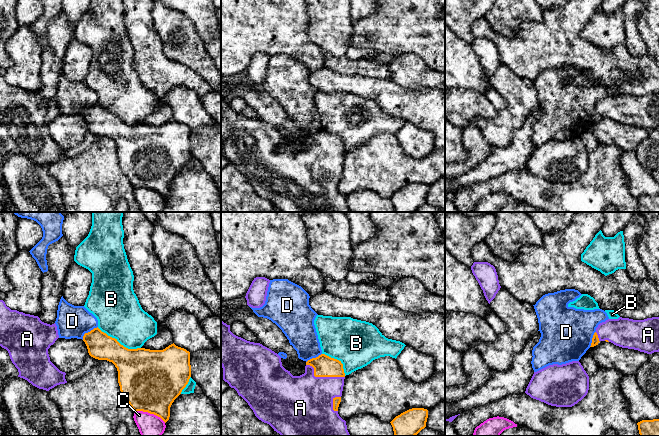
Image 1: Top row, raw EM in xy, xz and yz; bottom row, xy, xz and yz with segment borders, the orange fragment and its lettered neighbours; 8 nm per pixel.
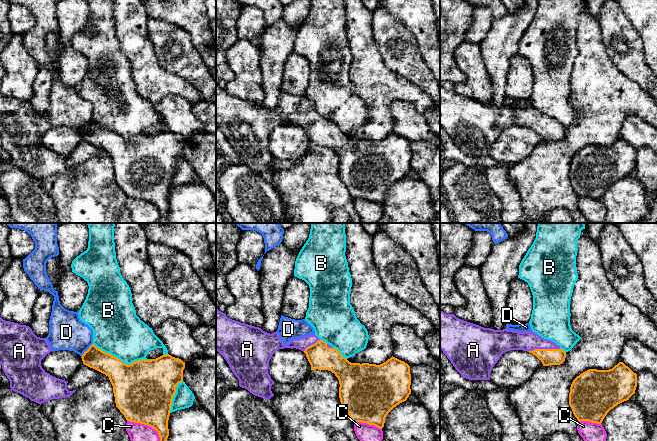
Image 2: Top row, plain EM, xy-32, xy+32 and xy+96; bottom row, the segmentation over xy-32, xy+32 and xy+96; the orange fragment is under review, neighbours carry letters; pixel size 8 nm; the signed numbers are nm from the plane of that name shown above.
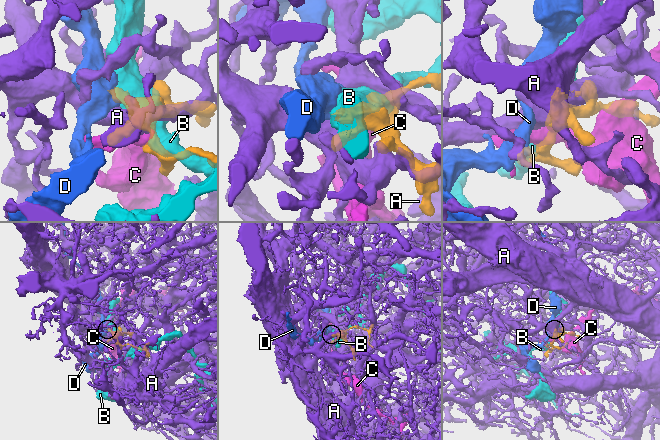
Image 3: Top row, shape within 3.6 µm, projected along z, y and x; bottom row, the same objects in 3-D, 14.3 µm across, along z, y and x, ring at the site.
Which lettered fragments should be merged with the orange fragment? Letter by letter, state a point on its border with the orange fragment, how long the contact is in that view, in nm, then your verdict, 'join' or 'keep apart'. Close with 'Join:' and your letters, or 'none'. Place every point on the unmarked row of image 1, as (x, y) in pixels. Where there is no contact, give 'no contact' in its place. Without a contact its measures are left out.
A: contact xz (322, 152); length 320 nm; join
B: contact xy (118, 118); length 400 nm; keep apart
C: contact xy (150, 189); length 280 nm; keep apart
D: contact xy (88, 108); length 170 nm; keep apart
Join: A

